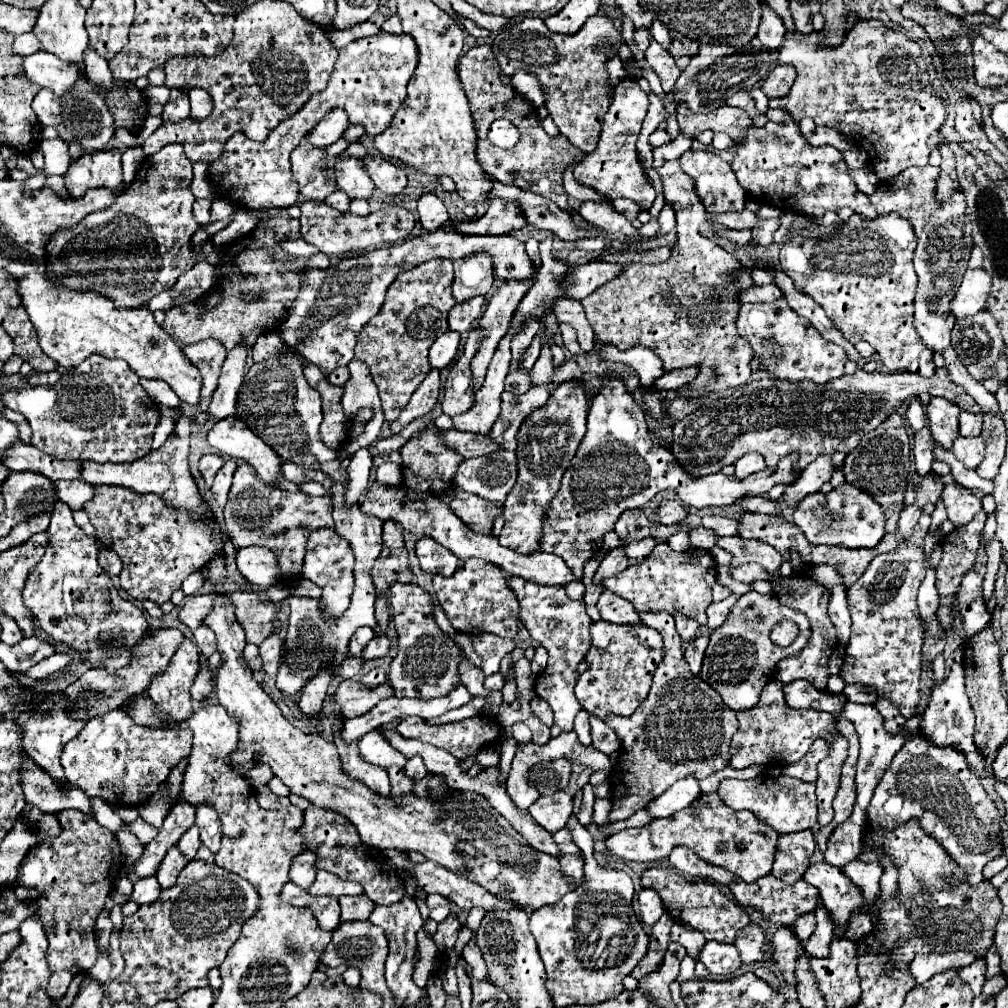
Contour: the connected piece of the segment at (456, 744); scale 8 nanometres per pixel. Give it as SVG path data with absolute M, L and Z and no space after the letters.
M473 716L473 718L467 718L467 720L461 720L461 722L453 722L453 724L445 724L445 726L427 726L425 720L421 718L405 718L401 720L401 724L397 726L397 732L405 738L415 738L415 740L427 740L429 744L437 746L437 748L445 748L449 754L453 754L455 758L459 760L465 760L469 758L471 754L475 754L477 750L485 748L489 742L495 742L501 734L501 728L497 724L495 718L489 718L489 716Z

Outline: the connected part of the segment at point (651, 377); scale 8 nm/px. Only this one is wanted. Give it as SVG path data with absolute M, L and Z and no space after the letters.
M601 346L599 354L601 354L603 360L623 362L623 364L633 366L645 388L649 388L659 376L665 374L661 358L657 358L649 348L633 348L633 350L627 350L627 352L621 352L613 346Z

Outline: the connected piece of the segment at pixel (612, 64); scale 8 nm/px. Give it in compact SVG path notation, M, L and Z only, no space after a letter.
M619 56L613 58L613 60L609 60L607 72L609 72L609 84L613 84L613 86L617 86L617 84L627 76L627 74L625 74L625 68L623 68L623 64L621 64L621 60L619 60Z

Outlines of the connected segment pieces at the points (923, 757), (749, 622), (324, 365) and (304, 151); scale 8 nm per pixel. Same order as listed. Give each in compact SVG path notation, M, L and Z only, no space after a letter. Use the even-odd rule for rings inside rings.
M915 734L913 740L907 740L905 746L895 754L893 762L885 770L885 776L879 780L867 808L867 820L871 828L897 828L911 818L919 818L925 834L933 836L941 846L945 846L949 856L961 868L965 868L965 872L969 874L969 884L979 884L983 880L985 864L1005 852L999 810L983 790L979 778L973 776L973 772L969 772L965 756L961 756L961 752L955 752L953 748L933 746L919 734Z
M747 592L733 606L733 616L729 616L729 620L725 624L721 624L719 628L715 628L711 632L711 642L707 646L703 668L701 668L699 676L713 690L717 690L721 694L723 702L729 708L733 708L735 712L755 708L755 704L759 702L759 694L761 694L763 686L775 678L777 664L783 658L799 654L801 648L805 648L805 644L809 642L809 636L811 636L809 620L801 612L779 604L777 596ZM781 620L791 620L799 626L797 640L787 648L775 646L769 638L771 628Z
M439 228L425 232L401 244L385 244L379 250L331 262L327 268L301 268L299 308L289 308L281 324L281 340L297 348L307 362L313 362L323 374L353 360L355 344L361 328L381 310L385 290L405 270L433 258L459 260L473 252L489 252L495 258L495 272L499 280L527 280L535 276L535 268L515 236L467 236L455 230Z
M307 138L291 154L293 176L299 182L299 192L305 200L325 200L329 192L337 190L337 184L327 182L327 152L313 146Z

